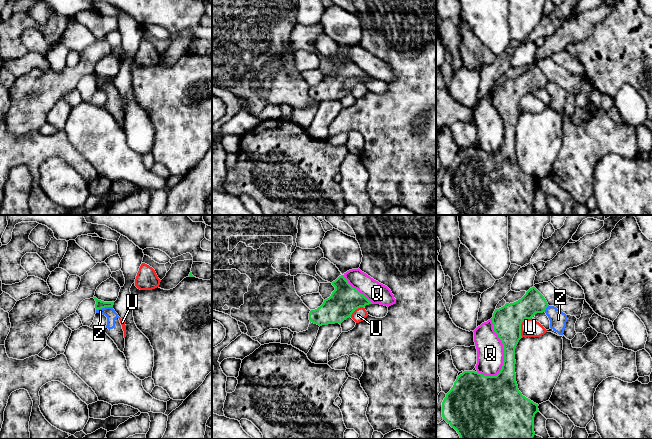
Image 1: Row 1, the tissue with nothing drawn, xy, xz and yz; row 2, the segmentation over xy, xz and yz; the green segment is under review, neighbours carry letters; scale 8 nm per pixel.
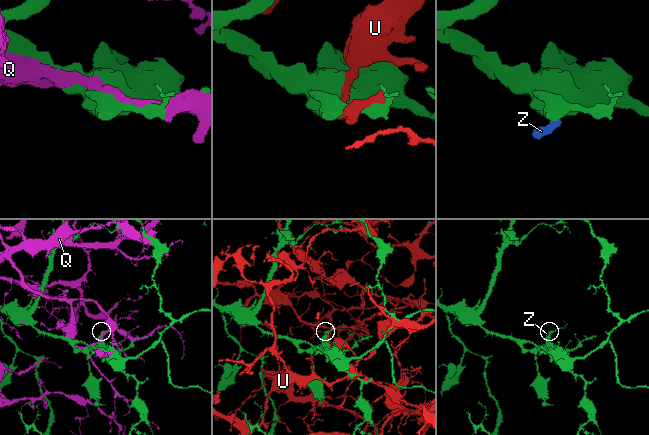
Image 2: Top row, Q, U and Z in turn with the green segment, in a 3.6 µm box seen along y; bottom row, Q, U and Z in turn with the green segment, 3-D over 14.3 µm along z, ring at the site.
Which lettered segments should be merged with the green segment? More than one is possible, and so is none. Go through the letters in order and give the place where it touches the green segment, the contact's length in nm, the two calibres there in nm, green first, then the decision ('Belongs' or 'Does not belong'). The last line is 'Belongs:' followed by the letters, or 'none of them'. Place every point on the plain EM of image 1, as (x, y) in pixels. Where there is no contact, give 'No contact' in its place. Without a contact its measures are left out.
Q: Touches green at yz (504, 127). Shared border 480 nm. Thickness 240 nm (green) against 220 nm. Does not belong
U: Touches green at yz (520, 101). Shared border 190 nm. Thickness 240 nm (green) against 140 nm. Does not belong
Z: Touches green at xy (104, 83). Shared border 140 nm. Thickness 70 nm (green) against 90 nm. Does not belong
Belongs: none of them

